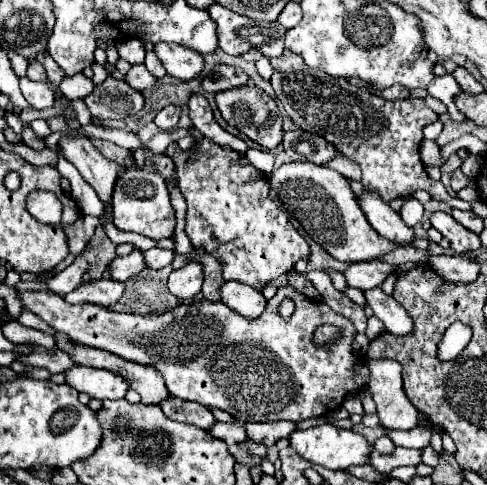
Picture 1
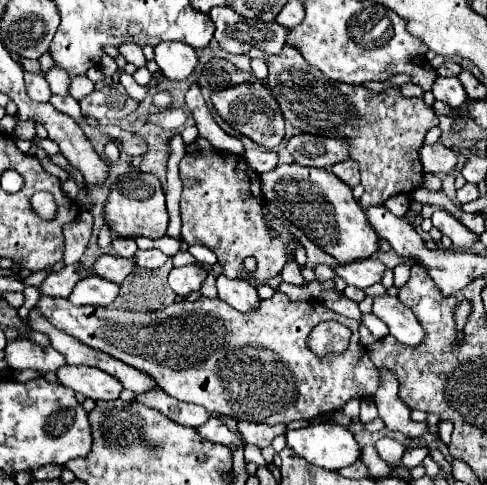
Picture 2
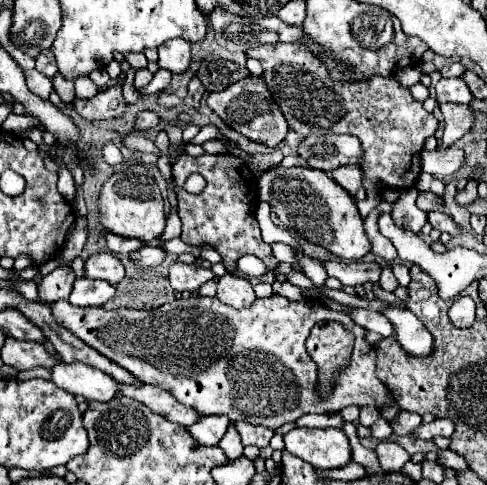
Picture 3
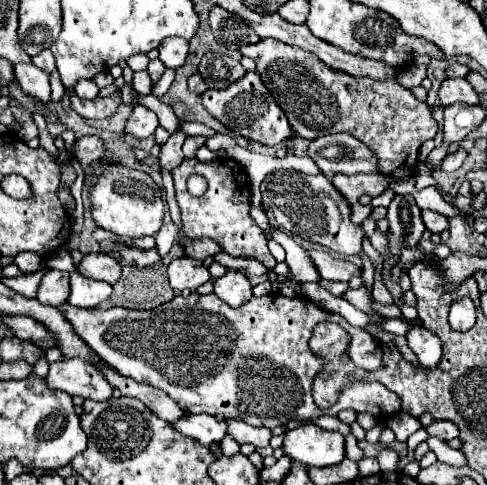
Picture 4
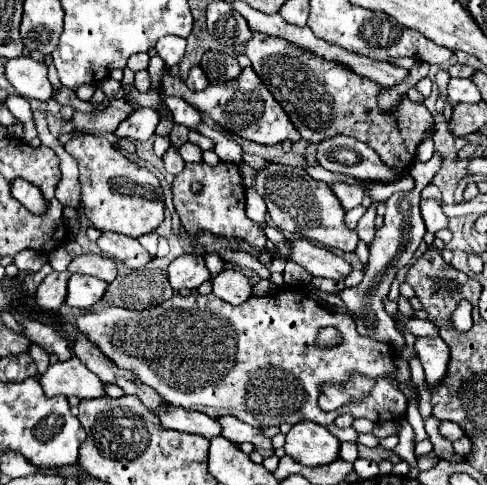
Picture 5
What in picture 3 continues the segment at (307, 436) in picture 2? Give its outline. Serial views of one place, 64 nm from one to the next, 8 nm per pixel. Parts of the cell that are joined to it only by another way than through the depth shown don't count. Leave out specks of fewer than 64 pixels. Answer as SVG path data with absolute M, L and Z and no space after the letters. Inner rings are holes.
M294 428L284 436L286 450L318 469L346 466L352 460L348 436L340 428Z

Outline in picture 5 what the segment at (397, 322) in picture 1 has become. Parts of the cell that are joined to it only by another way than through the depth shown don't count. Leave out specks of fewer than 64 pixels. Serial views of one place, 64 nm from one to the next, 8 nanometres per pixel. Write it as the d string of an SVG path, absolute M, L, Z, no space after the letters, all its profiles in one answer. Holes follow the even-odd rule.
M416 336L414 350L426 372L426 382L430 386L440 384L448 366L448 346L438 336Z

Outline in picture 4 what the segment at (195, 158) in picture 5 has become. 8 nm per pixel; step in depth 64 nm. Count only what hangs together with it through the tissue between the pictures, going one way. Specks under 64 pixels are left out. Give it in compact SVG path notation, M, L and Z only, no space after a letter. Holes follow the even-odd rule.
M192 136L192 138L188 138L186 142L184 142L184 146L182 146L182 150L184 150L184 156L186 158L194 158L194 154L196 154L196 150L200 148L200 146L204 146L204 136Z

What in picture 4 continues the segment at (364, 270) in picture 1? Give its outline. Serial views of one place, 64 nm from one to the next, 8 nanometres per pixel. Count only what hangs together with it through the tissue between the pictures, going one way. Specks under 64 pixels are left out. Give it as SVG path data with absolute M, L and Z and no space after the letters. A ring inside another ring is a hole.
M308 250L308 256L316 264L316 268L318 268L322 278L350 282L354 276L362 276L362 268L360 266L356 266L356 264L352 264L348 260L342 260L338 256L332 256L330 252Z

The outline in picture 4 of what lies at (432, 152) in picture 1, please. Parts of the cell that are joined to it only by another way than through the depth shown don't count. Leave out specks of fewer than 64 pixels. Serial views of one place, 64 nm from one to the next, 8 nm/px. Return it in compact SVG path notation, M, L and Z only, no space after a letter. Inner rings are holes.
M458 148L456 152L444 156L444 160L442 160L442 164L440 164L440 170L442 170L442 172L456 172L456 170L462 166L464 158L466 158L466 152L464 152L462 148Z

